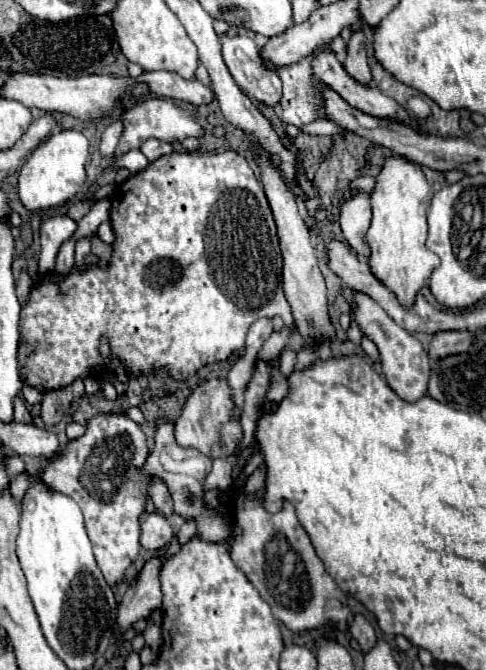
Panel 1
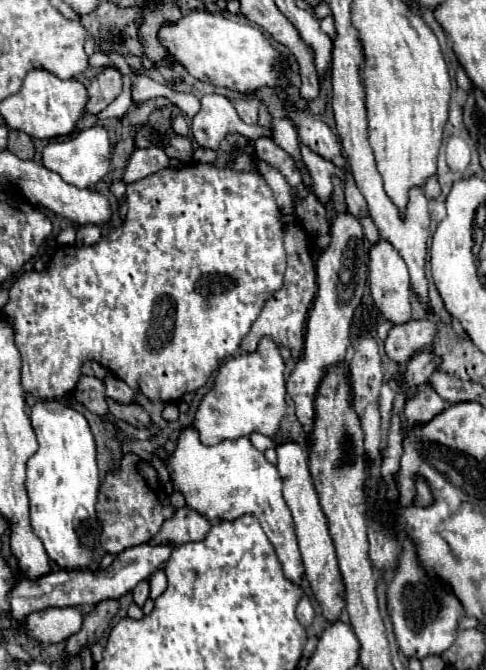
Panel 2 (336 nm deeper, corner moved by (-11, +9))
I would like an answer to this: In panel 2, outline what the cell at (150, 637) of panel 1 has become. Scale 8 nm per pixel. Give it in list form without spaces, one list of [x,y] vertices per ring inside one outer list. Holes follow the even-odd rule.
[[[159,569],[159,571],[155,571],[151,577],[149,577],[149,585],[151,585],[151,599],[155,601],[165,589],[167,589],[167,577],[165,577],[165,573]]]

